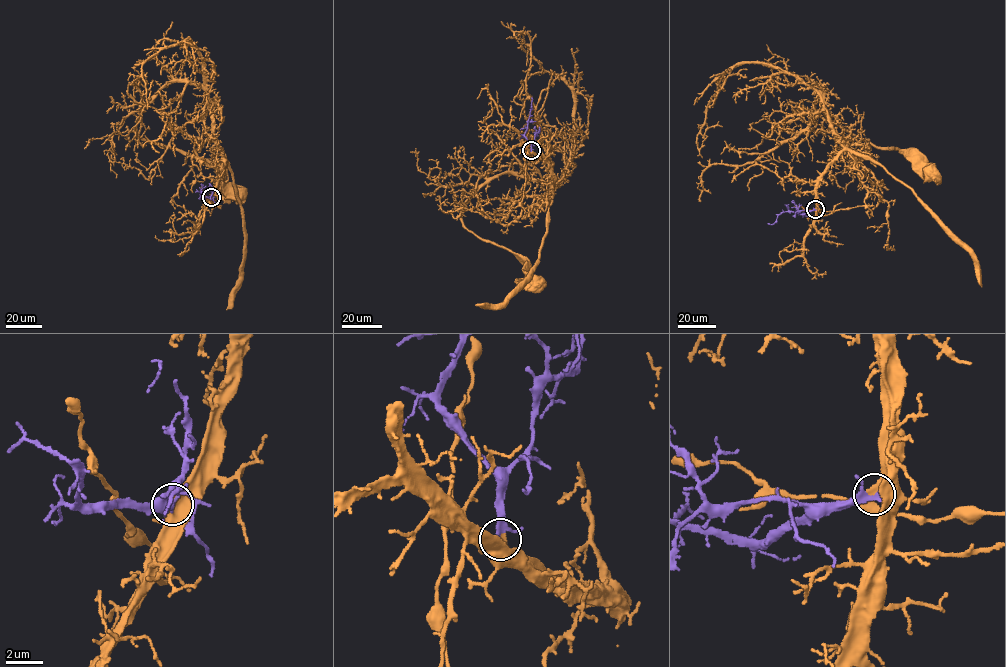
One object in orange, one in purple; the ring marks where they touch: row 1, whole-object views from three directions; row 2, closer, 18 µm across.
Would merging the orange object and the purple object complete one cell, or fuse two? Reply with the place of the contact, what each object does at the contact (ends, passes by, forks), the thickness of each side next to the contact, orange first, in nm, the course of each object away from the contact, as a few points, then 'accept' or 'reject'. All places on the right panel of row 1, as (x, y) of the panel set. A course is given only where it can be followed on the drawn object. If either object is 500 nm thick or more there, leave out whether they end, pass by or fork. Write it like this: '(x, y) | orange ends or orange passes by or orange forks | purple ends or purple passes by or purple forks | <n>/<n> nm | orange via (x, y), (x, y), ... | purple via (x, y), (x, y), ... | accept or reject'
(815, 209) | orange ends | purple passes by | 380/200 nm | orange via (815, 209), (818, 178), (843, 147), (821, 92), (823, 110), (833, 121), (876, 147), (910, 155), (931, 173) | purple via (815, 209), (803, 214), (784, 211), (772, 224), (767, 223) | accept

